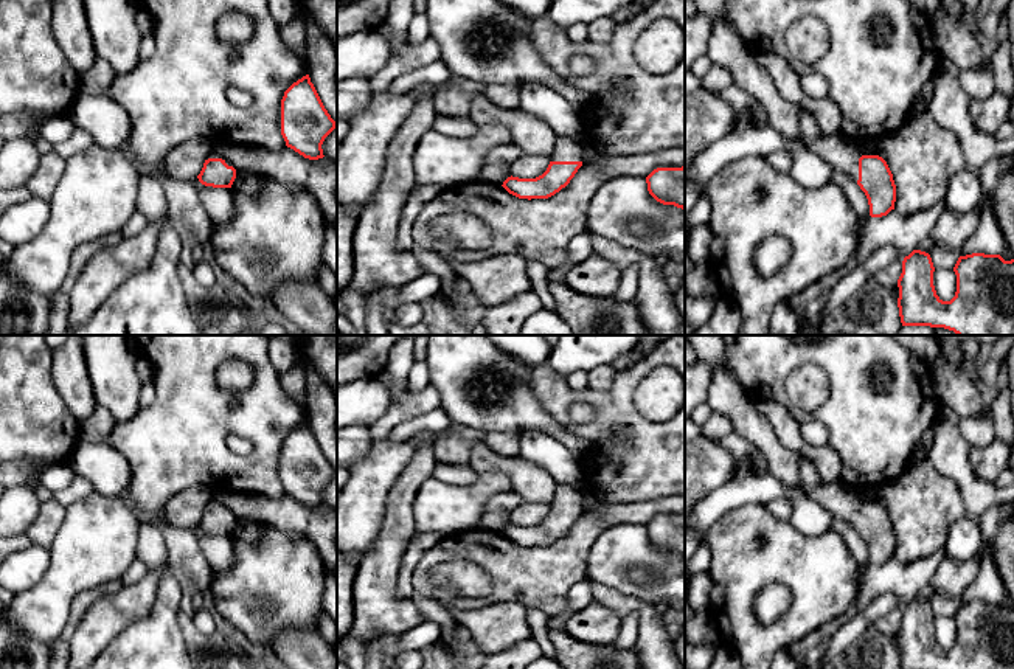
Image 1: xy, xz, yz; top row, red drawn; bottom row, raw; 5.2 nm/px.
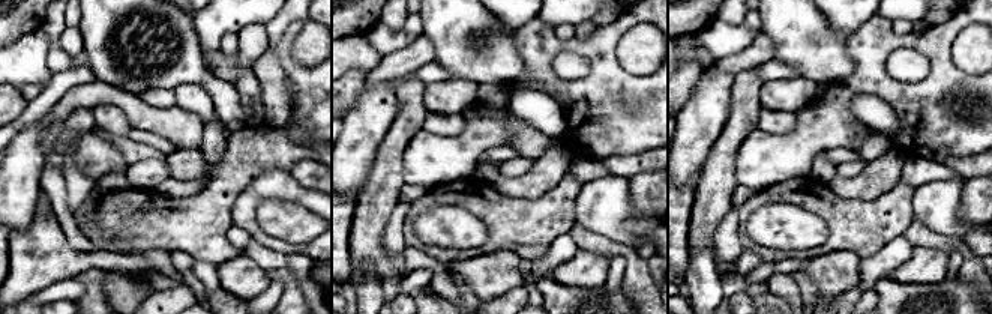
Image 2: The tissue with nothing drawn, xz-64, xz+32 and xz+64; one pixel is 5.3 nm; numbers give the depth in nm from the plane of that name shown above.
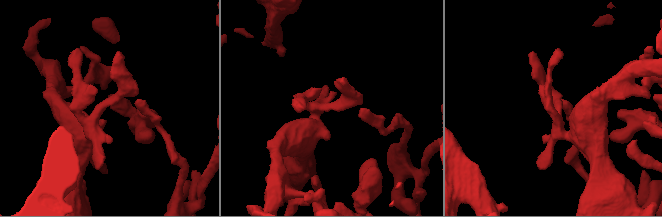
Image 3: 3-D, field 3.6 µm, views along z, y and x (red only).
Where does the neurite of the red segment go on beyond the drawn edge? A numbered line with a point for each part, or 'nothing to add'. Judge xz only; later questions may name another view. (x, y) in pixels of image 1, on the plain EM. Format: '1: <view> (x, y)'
1: xz (567, 497)

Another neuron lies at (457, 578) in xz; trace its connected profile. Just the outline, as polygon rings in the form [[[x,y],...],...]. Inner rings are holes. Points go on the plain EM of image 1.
[[[449,560],[430,571],[433,591],[452,598],[481,599],[492,591],[492,577],[472,560]]]

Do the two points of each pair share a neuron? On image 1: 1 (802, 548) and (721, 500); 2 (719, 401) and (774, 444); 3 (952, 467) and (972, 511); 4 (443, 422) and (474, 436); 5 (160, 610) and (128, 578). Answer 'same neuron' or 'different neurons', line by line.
1: different neurons
2: same neuron
3: same neuron
4: different neurons
5: different neurons

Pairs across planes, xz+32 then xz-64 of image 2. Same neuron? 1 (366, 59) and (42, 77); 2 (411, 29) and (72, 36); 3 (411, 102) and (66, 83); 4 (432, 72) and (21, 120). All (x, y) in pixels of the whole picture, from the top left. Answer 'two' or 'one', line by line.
1: one
2: one
3: two
4: one

